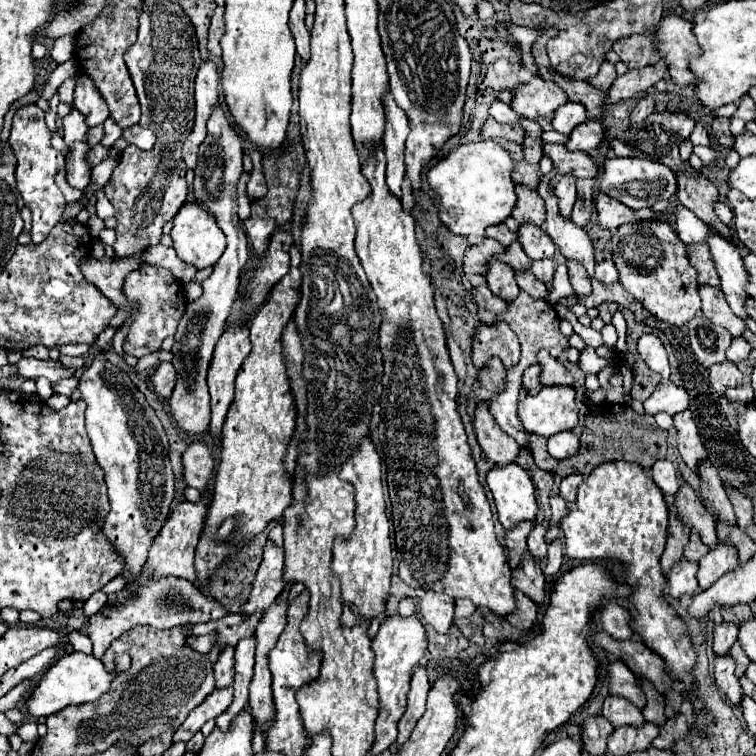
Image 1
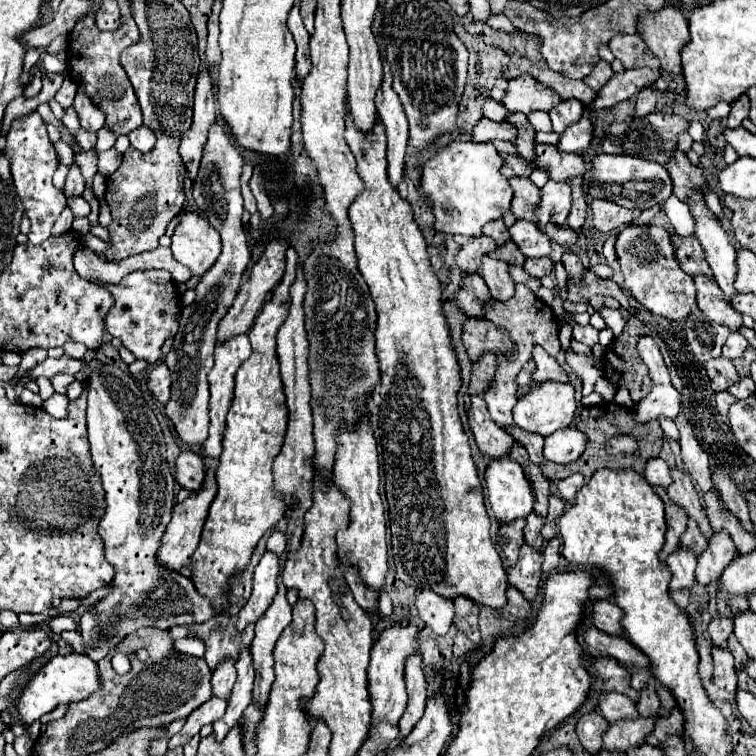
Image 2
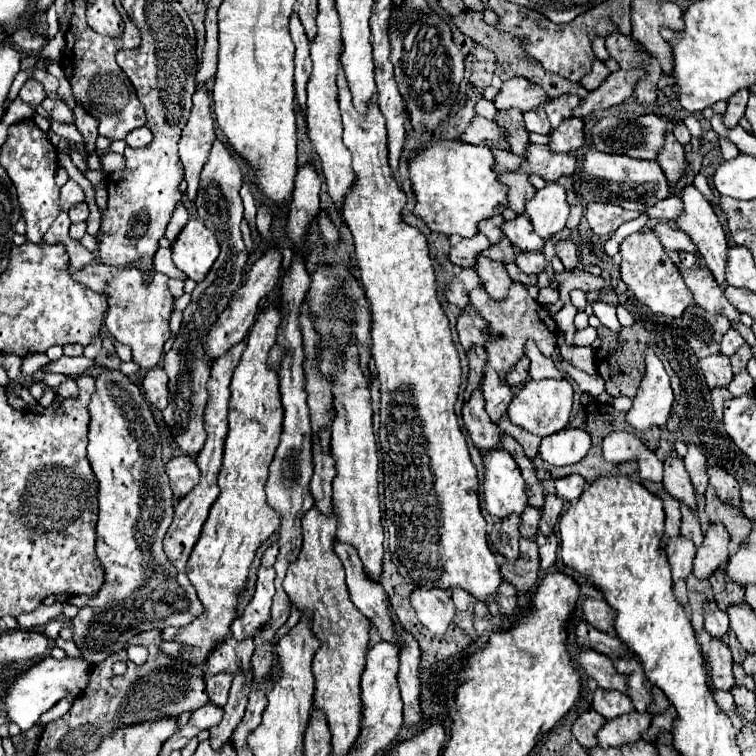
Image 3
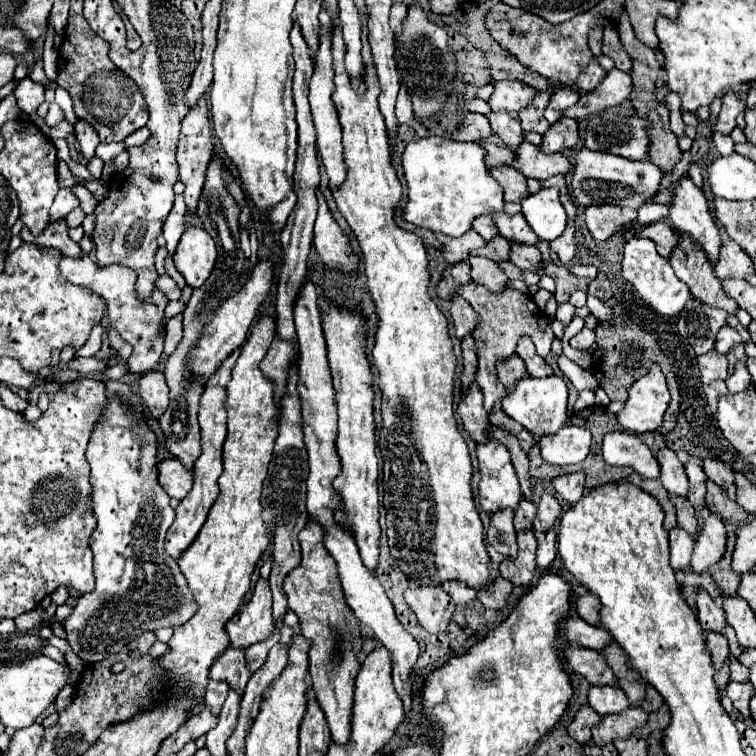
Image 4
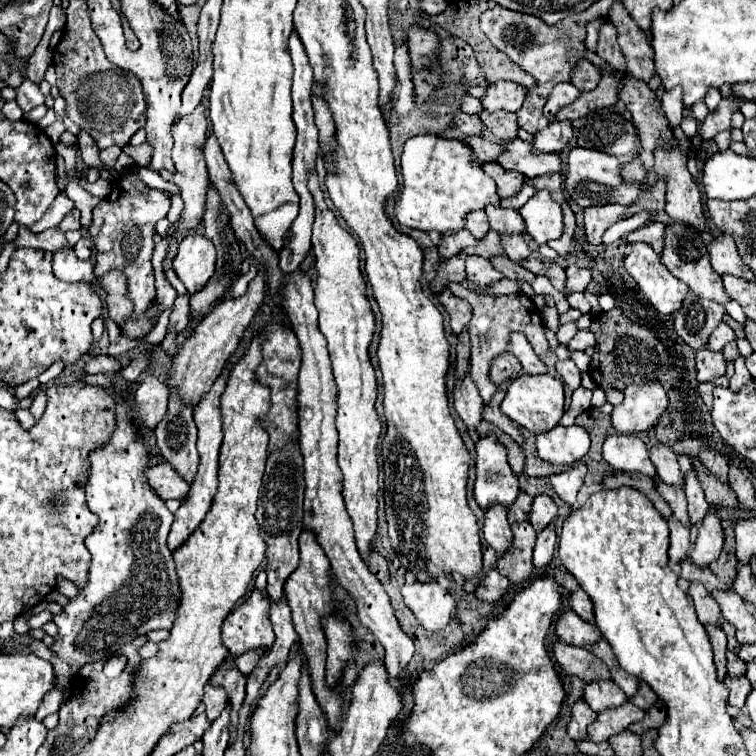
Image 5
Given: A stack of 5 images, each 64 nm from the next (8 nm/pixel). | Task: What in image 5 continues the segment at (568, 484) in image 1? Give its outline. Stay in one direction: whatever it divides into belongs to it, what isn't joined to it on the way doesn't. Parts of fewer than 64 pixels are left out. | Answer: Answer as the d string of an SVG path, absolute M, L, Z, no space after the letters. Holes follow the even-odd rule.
M578 464L572 470L566 470L562 474L554 474L550 476L552 488L556 490L556 494L566 502L566 504L576 504L576 496L578 490L584 486L584 476L586 476L586 466Z

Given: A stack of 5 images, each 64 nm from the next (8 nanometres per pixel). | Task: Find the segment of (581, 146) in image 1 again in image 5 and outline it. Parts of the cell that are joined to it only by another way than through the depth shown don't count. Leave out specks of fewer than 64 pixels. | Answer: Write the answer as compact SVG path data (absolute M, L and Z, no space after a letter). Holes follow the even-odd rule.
M552 120L542 132L536 134L534 150L536 152L562 152L568 142L574 138L570 120Z

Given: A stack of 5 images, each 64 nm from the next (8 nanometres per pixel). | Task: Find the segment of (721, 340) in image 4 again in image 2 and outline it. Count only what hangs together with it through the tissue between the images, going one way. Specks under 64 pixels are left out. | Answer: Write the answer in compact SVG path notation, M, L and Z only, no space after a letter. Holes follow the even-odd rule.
M732 332L732 334L728 336L724 348L722 348L722 356L724 356L724 358L730 358L730 360L742 358L742 354L744 354L746 348L748 348L746 340L744 340L738 332Z

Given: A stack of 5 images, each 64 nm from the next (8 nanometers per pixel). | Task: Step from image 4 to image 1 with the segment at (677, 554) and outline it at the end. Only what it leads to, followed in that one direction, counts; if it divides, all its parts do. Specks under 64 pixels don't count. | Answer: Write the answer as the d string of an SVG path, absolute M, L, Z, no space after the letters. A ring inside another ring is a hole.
M680 560L680 564L674 564L672 572L668 574L668 582L670 582L670 596L680 600L682 596L694 596L698 592L698 580L696 580L696 570L698 564L696 562L688 562L688 560Z

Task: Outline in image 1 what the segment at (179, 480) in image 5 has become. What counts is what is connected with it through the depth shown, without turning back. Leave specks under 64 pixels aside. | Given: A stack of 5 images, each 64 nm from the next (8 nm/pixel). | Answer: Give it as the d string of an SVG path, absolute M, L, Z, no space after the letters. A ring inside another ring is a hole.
M194 440L188 450L182 454L182 466L184 466L184 480L188 486L198 488L200 492L206 492L206 486L214 474L214 456L212 448L204 444L202 440Z

